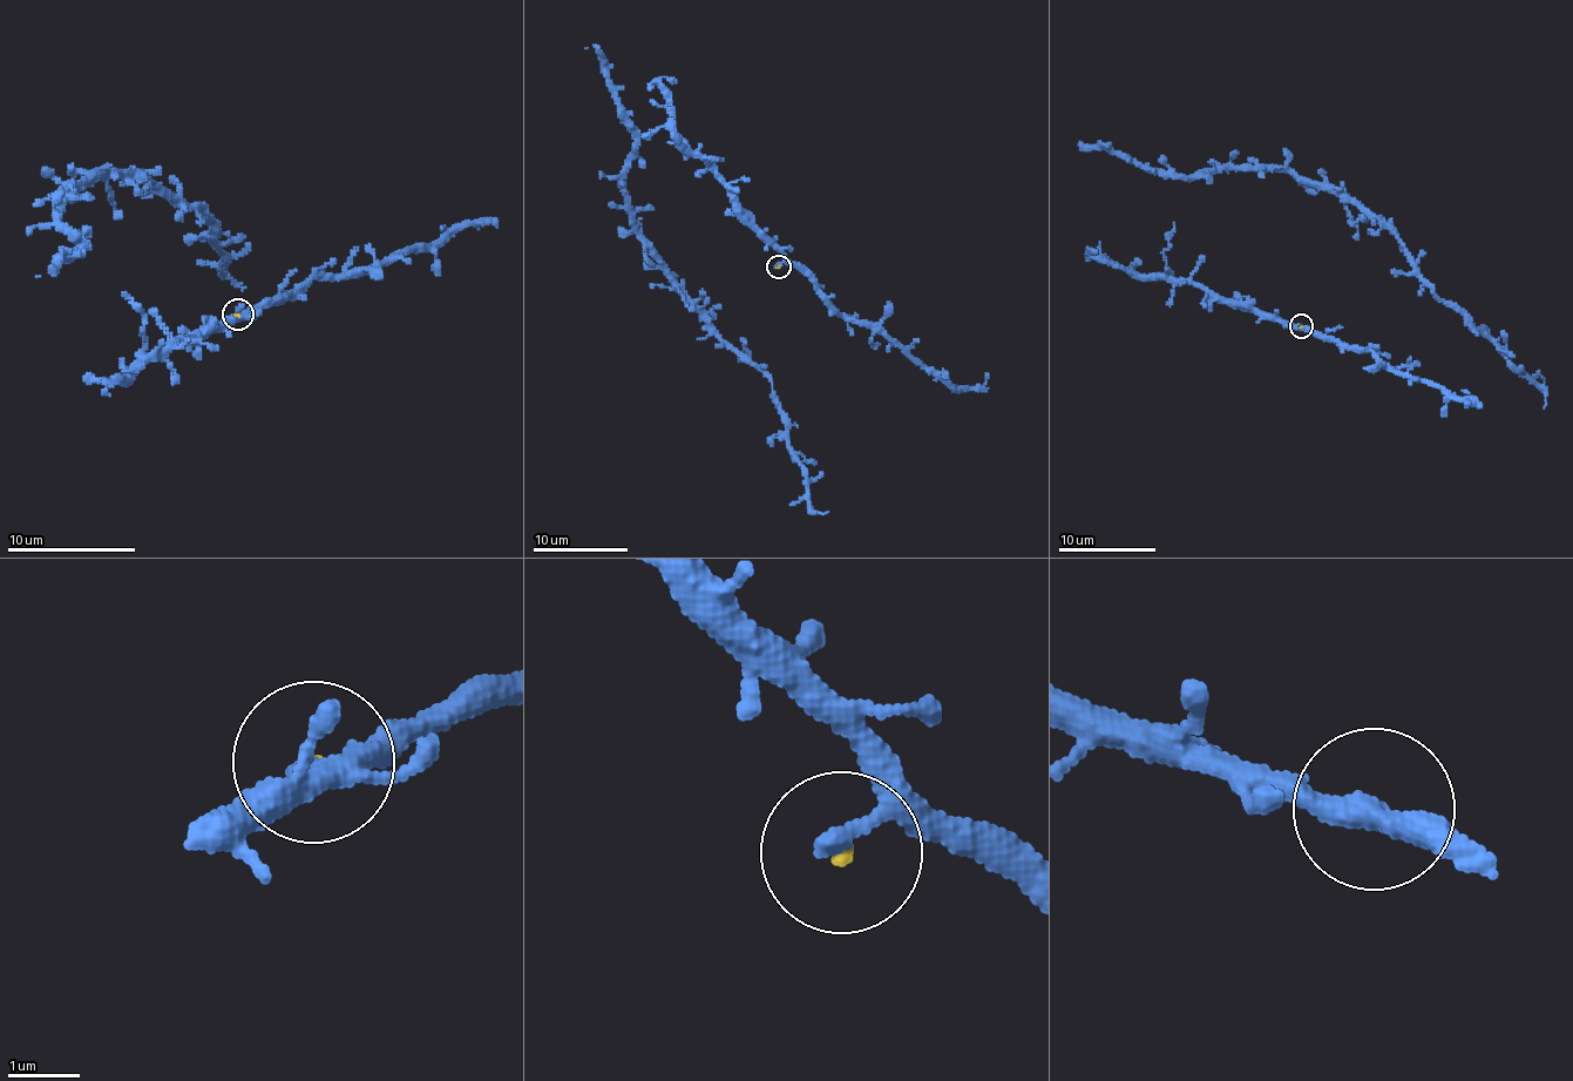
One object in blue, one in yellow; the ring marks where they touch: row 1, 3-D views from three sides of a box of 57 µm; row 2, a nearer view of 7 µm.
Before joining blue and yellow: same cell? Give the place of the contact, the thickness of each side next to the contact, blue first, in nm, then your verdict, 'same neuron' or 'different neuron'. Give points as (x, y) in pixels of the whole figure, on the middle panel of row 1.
(779, 267) | 260/50 nm | different neuron

